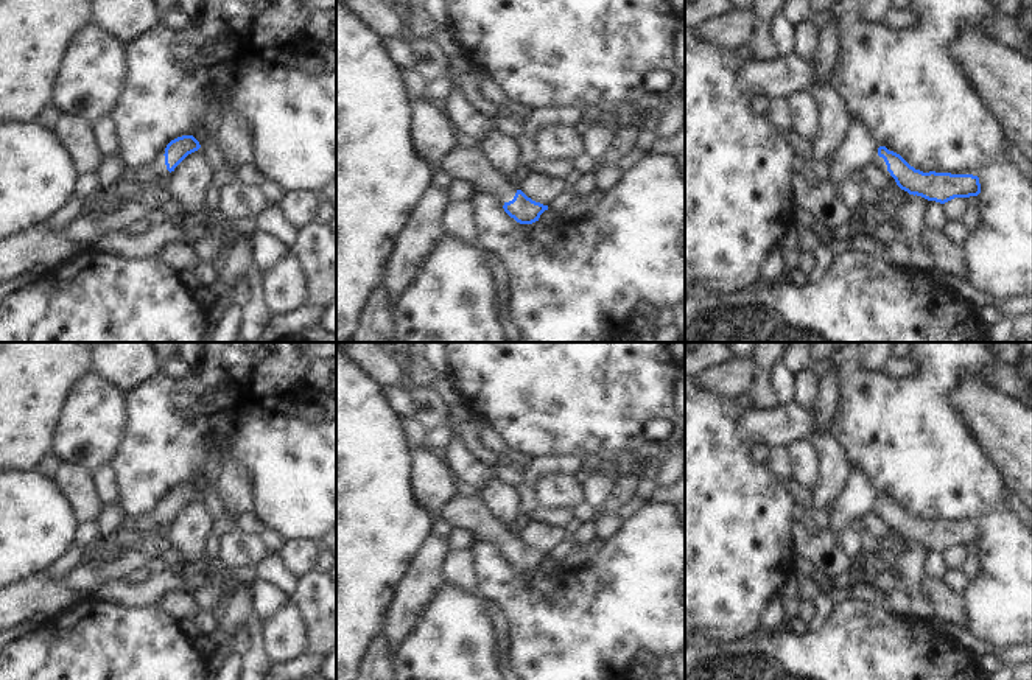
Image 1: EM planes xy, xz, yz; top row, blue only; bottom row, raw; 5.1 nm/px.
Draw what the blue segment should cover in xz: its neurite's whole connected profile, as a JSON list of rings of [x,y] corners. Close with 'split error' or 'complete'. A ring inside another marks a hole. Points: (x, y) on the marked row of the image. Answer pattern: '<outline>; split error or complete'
[[[456,146],[437,163],[437,168],[451,181],[467,181],[473,190],[483,188],[493,193],[504,204],[504,212],[520,224],[532,224],[548,210],[548,205],[532,201],[495,173],[479,146],[469,149]]]; split error

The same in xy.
[[[182,135],[171,140],[165,154],[149,162],[145,168],[134,171],[135,181],[142,184],[153,184],[159,176],[168,170],[170,173],[191,152],[201,148],[193,135]]]; split error

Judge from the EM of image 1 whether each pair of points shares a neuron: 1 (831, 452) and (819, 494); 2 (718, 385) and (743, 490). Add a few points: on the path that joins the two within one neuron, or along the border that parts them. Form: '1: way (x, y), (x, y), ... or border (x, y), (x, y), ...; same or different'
1: way (831, 462), (830, 483); same
2: border (701, 383), (715, 392), (737, 400); different

